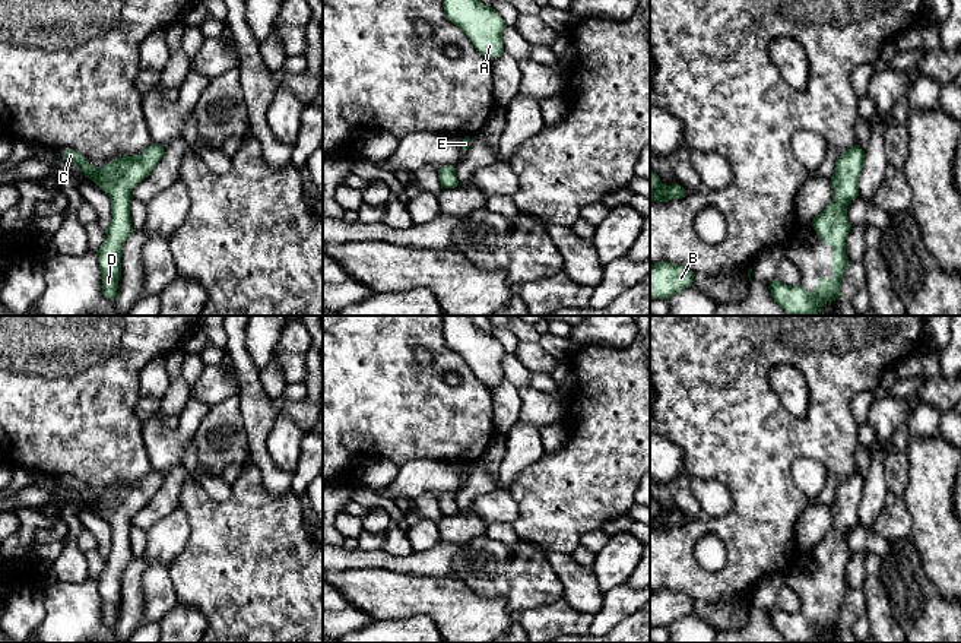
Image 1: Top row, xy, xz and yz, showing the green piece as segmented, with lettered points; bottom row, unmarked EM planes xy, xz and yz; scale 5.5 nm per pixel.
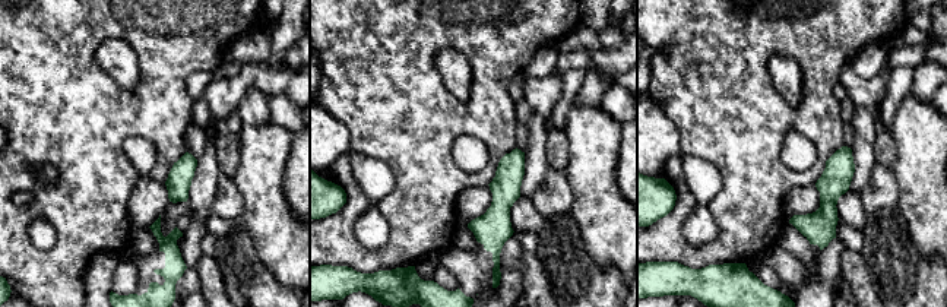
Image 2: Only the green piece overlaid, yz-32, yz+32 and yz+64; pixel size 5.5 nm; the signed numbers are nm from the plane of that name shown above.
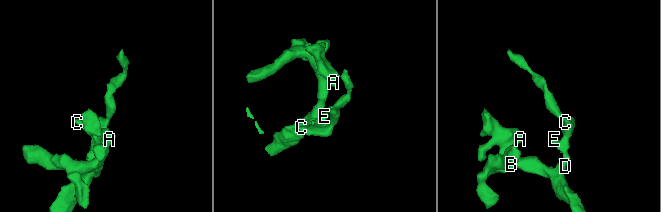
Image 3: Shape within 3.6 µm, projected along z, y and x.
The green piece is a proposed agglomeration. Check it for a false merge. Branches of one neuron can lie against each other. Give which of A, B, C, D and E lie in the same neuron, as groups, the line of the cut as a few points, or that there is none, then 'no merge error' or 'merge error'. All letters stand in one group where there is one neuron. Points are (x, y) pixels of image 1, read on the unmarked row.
A B C D E; no cut; no merge error

